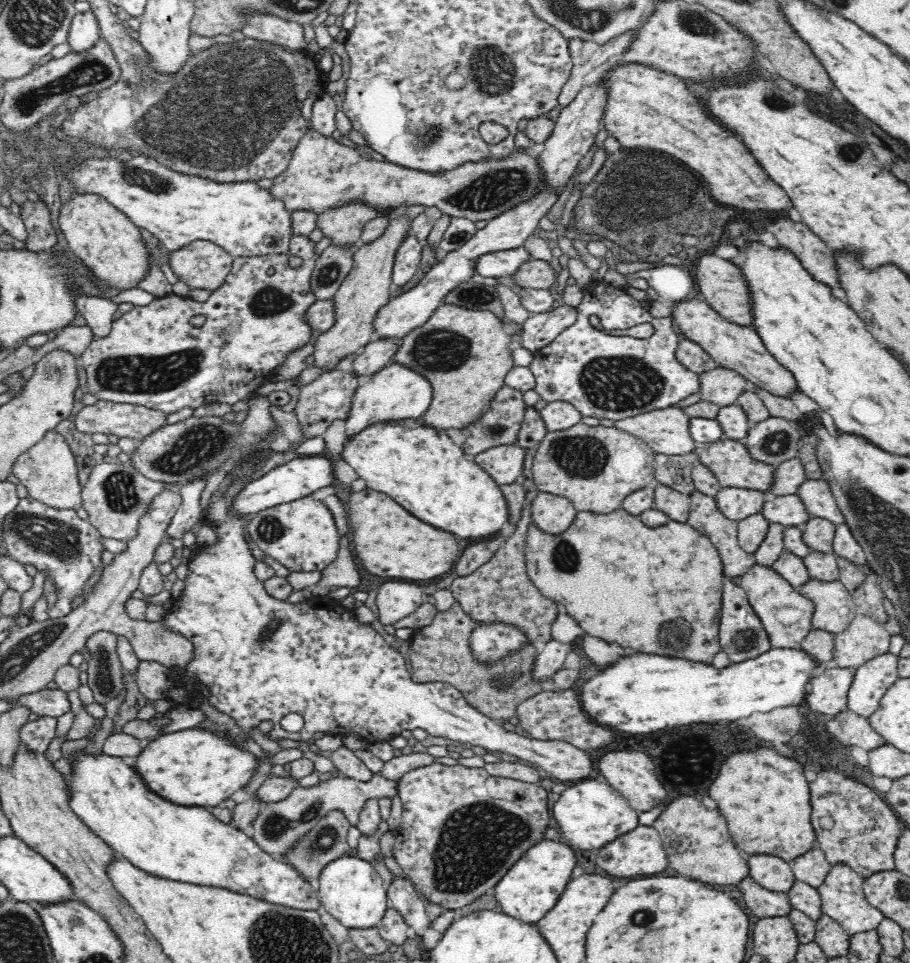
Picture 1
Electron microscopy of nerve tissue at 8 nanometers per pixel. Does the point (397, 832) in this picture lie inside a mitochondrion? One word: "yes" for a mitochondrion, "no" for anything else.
no

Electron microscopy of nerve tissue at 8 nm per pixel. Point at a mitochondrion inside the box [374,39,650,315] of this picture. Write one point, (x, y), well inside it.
(502, 187)

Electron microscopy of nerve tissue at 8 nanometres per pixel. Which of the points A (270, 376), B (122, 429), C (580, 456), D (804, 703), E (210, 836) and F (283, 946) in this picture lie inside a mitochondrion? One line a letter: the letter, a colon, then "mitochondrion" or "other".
A: other
B: other
C: mitochondrion
D: other
E: other
F: mitochondrion

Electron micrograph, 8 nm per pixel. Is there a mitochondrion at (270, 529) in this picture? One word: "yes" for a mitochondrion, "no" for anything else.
yes

